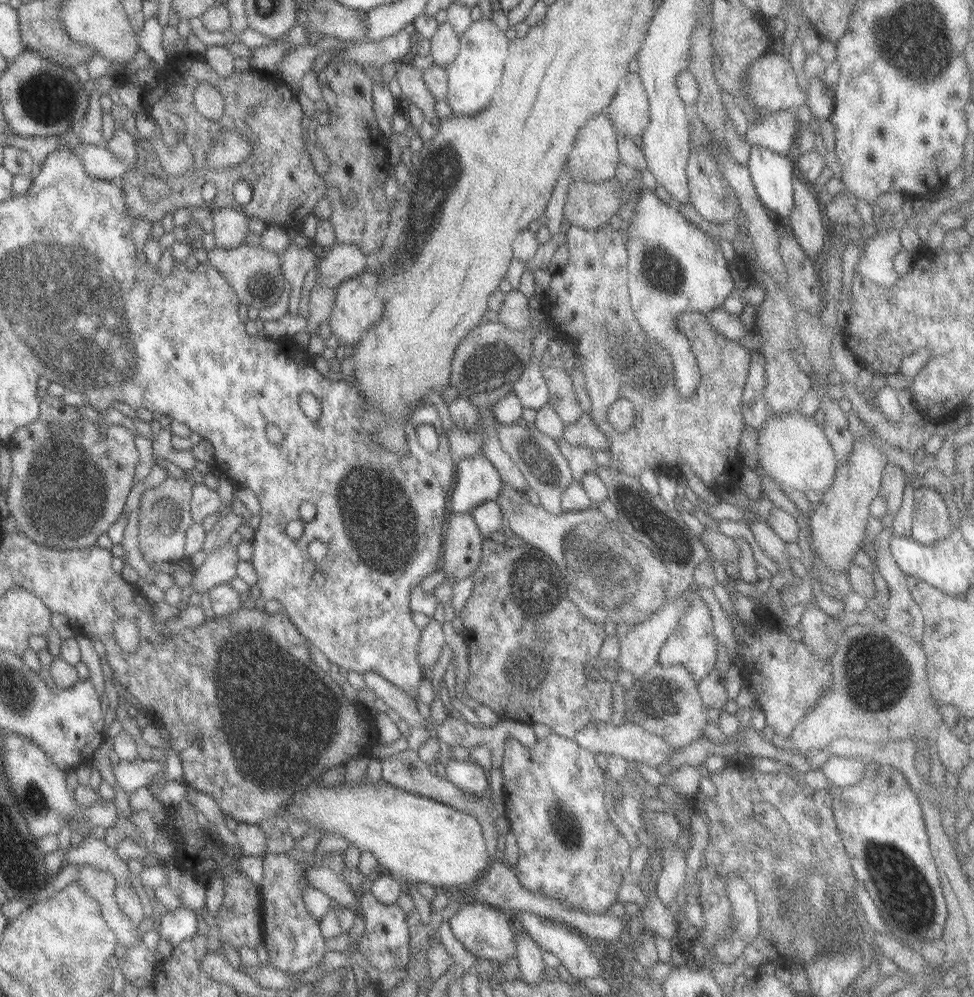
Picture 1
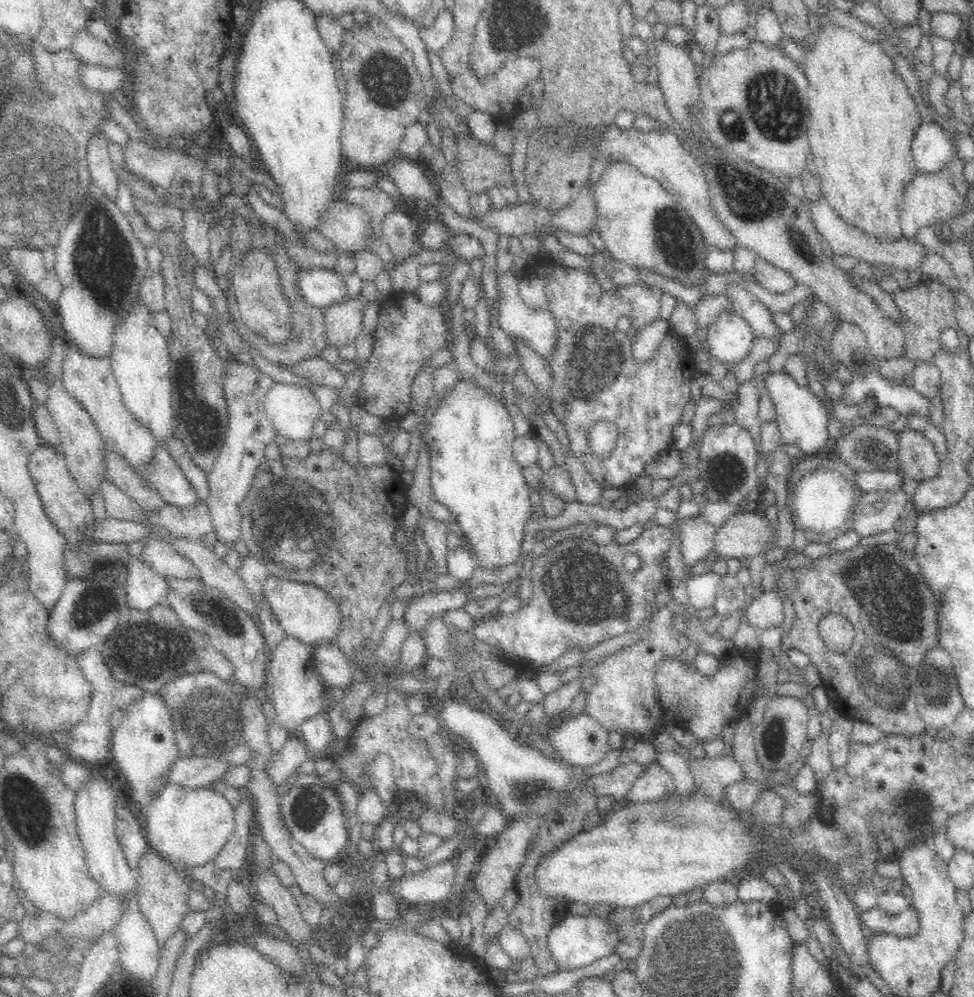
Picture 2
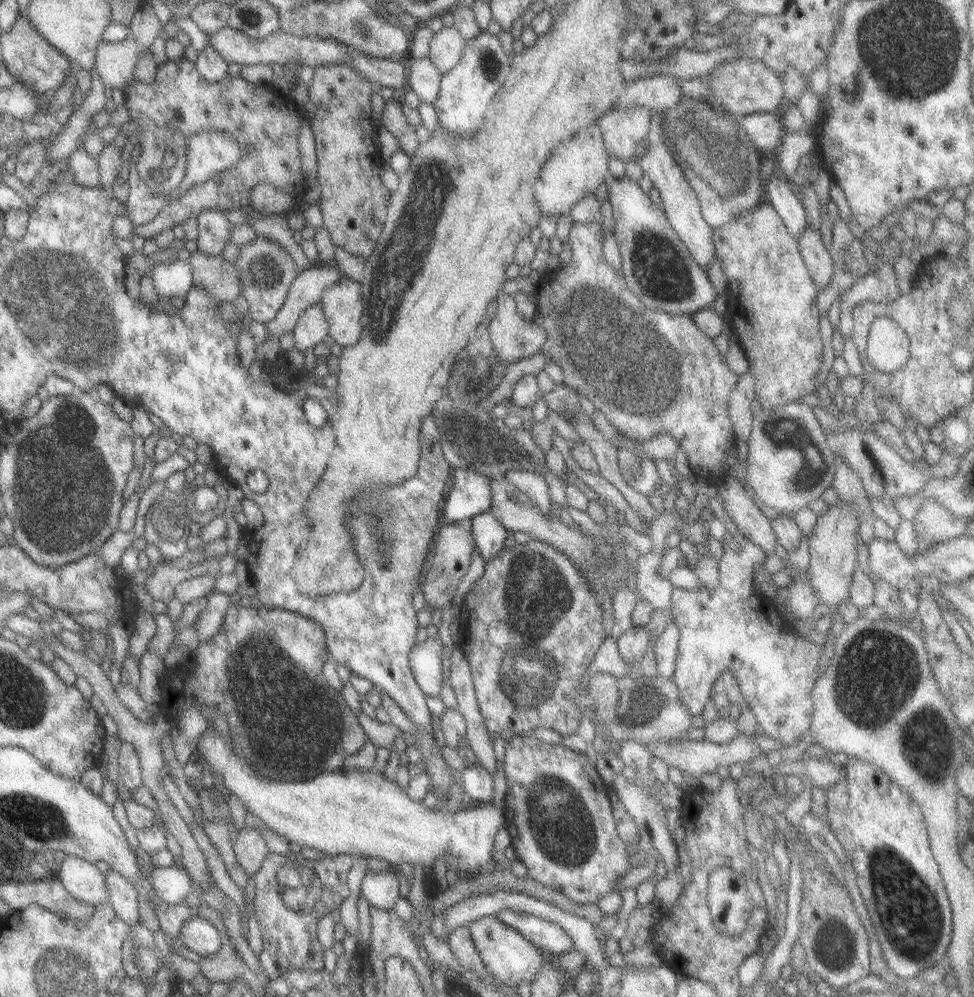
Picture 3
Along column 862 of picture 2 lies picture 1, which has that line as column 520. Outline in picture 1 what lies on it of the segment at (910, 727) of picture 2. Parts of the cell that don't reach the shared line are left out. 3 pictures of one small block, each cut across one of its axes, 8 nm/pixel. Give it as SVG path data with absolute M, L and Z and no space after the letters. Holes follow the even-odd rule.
M485 538L481 544L480 561L476 570L469 576L472 580L472 588L470 595L466 599L463 607L460 609L461 624L463 624L463 636L467 645L467 662L468 676L461 686L458 687L458 692L471 705L485 706L489 708L493 714L496 714L501 719L511 719L521 723L531 725L533 723L544 724L550 731L561 738L573 739L574 736L585 726L596 726L596 724L605 724L609 722L612 713L611 703L608 700L600 700L597 695L596 688L589 684L586 678L583 667L588 661L595 658L600 651L602 642L606 637L603 632L601 623L596 623L585 618L578 608L573 606L570 598L565 594L566 582L563 580L556 564L539 550L535 550L527 544L515 547L504 547L501 544L496 544L488 538Z

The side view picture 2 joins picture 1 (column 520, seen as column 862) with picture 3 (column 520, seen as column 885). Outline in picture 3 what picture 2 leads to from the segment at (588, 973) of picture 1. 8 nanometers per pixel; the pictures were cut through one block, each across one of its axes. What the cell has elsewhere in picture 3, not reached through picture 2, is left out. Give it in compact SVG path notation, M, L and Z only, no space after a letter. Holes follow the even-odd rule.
M501 910L494 916L501 924L513 928L524 940L552 958L563 956L572 950L570 937L549 920L511 910Z

